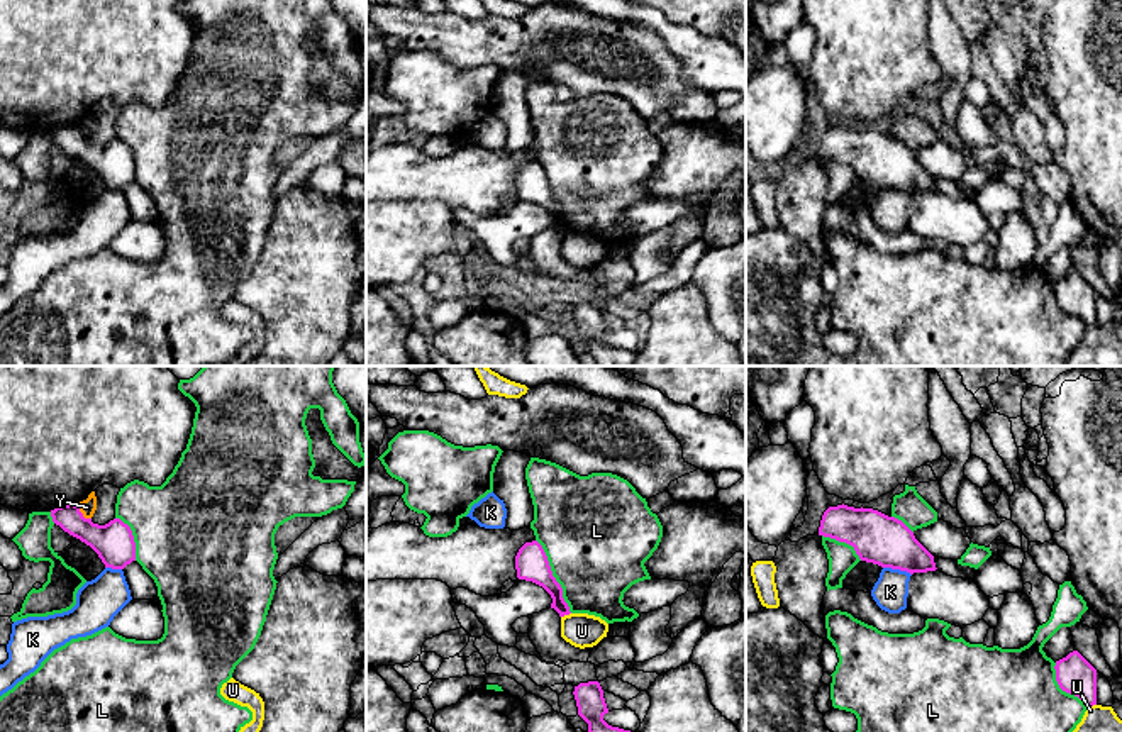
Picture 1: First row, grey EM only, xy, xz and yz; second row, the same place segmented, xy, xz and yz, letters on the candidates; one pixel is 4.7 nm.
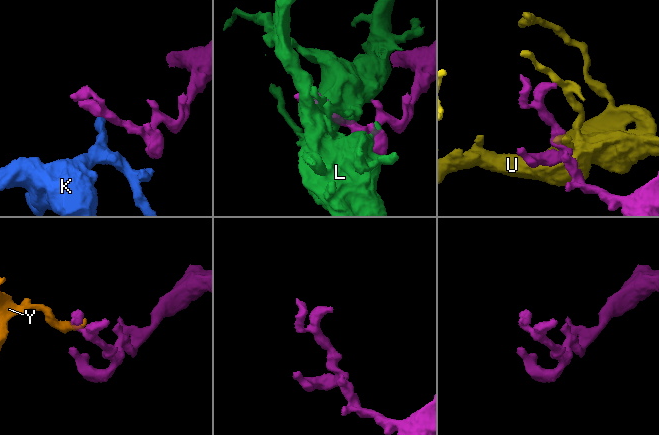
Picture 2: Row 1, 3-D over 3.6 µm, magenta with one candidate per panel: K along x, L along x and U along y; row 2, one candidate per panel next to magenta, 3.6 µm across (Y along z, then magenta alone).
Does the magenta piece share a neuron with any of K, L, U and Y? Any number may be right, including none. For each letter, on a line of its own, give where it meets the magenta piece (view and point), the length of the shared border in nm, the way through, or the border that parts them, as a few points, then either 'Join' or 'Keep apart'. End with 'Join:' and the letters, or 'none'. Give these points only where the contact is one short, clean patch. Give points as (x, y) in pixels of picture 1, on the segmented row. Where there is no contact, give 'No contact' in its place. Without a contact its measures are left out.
K: Touches magenta at yz (897, 568). Shared border 140 nm. Boundary: yz (883, 566), (905, 570), (910, 575). Keep apart
L: Touches magenta at xz (553, 576). Shared border 400 nm. Keep apart
U: Touches magenta at xz (565, 614). Shared border 50 nm. Keep apart
Y: Touches magenta at xy (82, 514). Shared border 100 nm. Keep apart
Join: none

